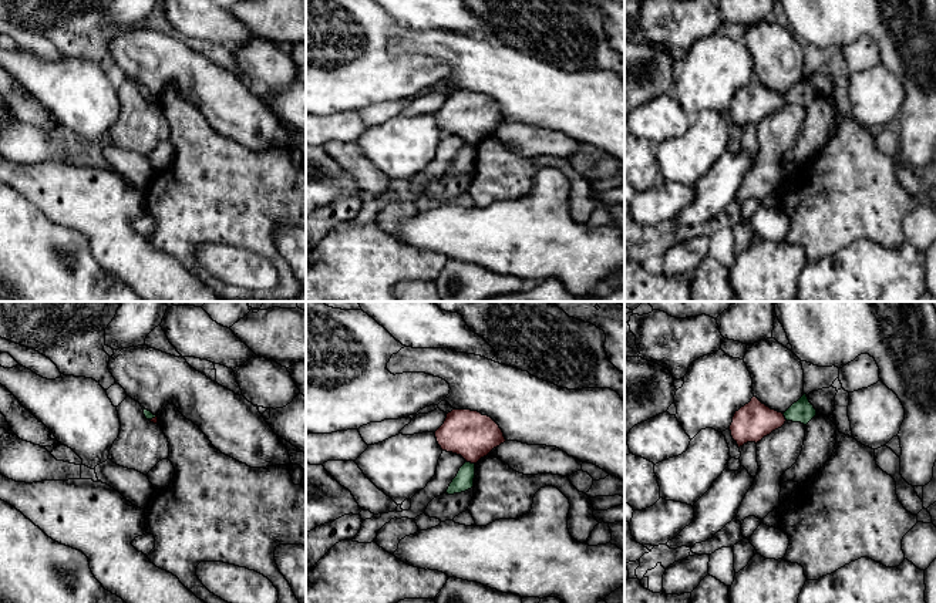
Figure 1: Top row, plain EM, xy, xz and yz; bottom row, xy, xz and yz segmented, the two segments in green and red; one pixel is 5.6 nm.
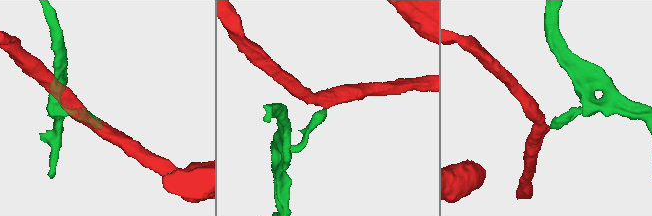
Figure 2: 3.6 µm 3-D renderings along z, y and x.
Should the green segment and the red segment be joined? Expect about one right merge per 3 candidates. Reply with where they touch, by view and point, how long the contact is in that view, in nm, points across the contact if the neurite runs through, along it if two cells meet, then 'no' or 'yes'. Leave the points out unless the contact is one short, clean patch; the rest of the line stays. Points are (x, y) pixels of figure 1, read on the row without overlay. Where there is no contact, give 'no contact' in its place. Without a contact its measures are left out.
xz (470, 144) | 50 nm | along xz (467, 142), (474, 145) | no

